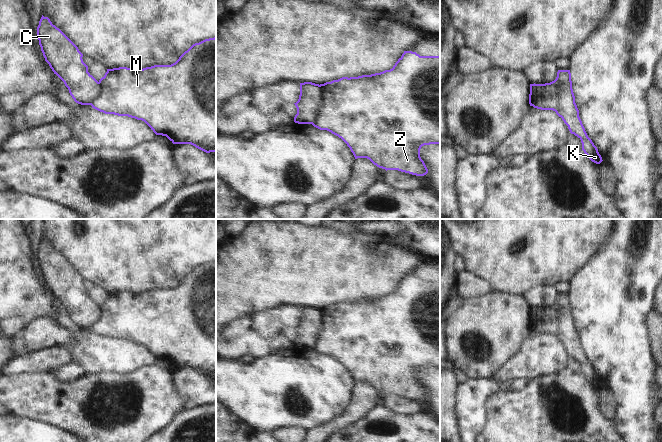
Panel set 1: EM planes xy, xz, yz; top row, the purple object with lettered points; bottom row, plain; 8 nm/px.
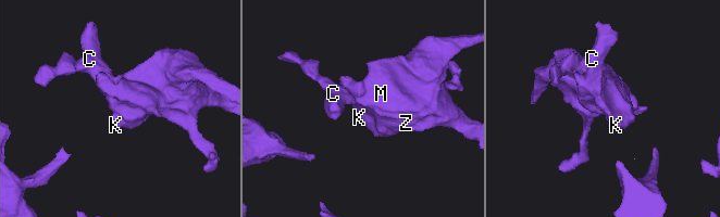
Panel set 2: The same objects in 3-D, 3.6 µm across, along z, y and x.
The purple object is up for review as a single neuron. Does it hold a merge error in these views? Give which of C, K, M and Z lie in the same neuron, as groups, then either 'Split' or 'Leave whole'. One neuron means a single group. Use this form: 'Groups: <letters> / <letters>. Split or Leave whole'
Groups: C / K M Z. Split.

